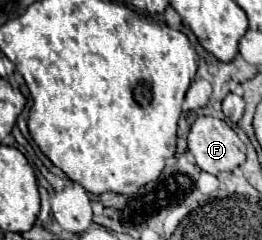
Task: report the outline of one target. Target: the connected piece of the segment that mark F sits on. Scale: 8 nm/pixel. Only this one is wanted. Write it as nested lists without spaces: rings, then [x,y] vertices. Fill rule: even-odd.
[[[197,117],[187,135],[187,145],[195,163],[211,175],[233,171],[245,161],[243,141],[225,121],[215,117]]]

